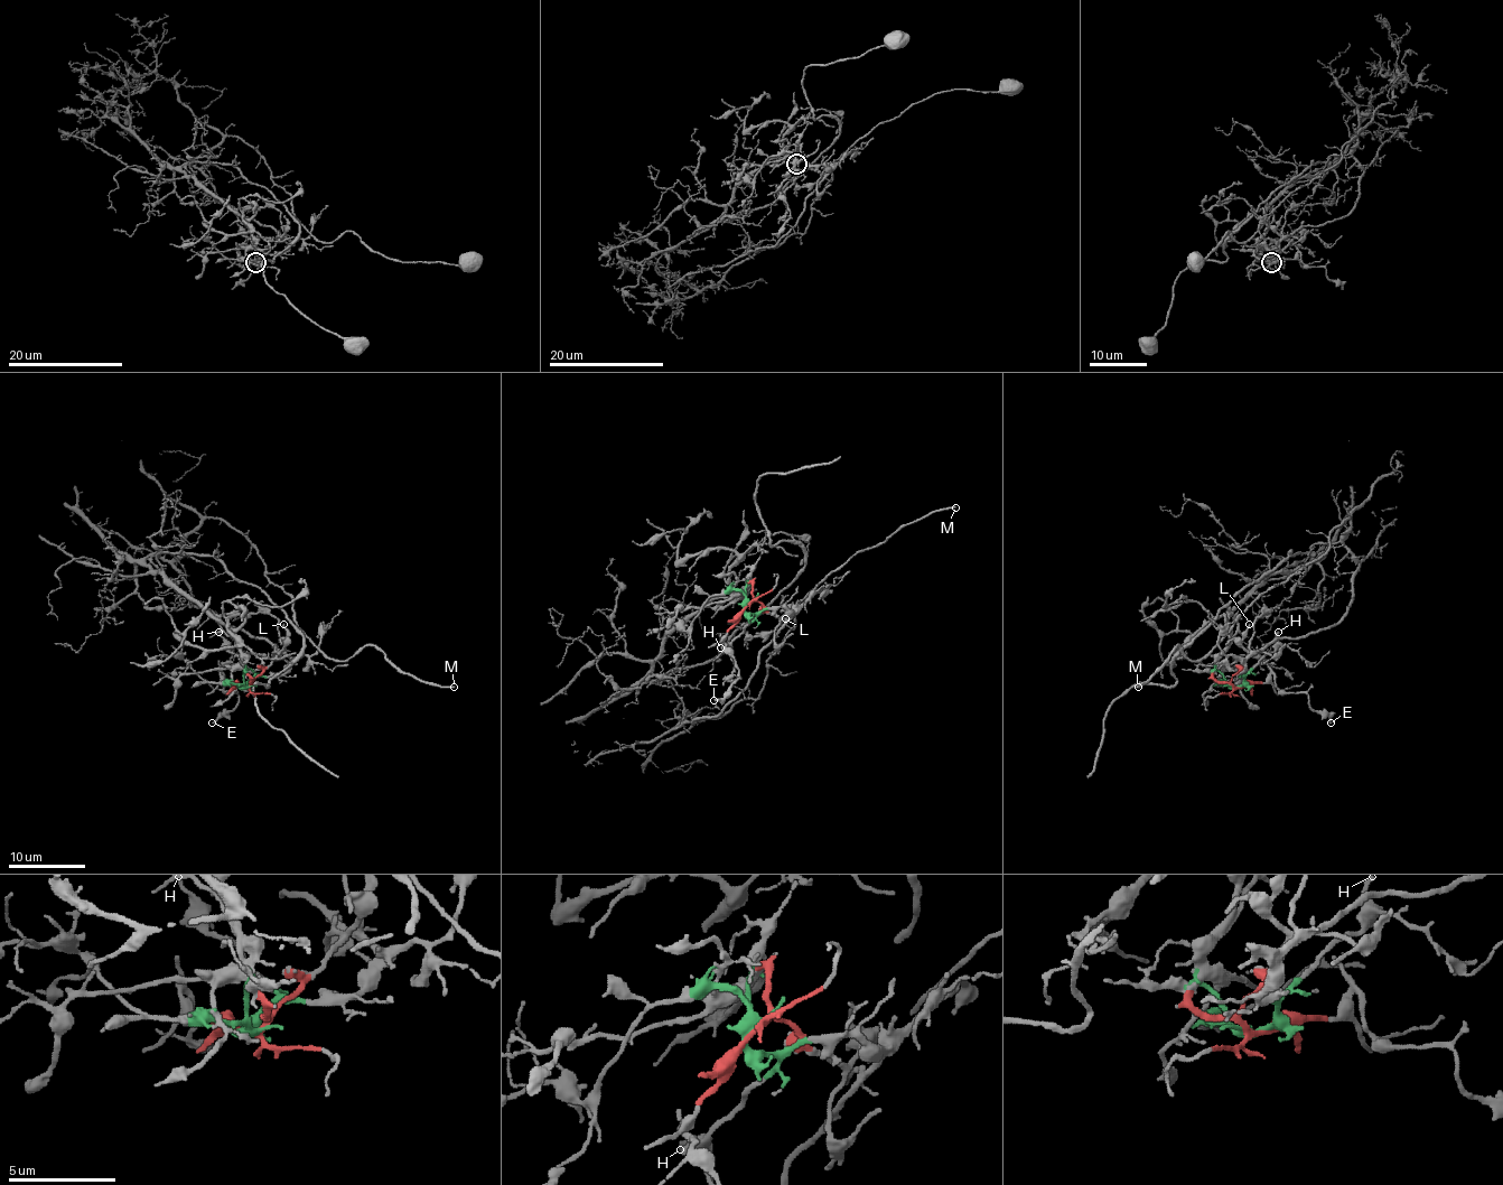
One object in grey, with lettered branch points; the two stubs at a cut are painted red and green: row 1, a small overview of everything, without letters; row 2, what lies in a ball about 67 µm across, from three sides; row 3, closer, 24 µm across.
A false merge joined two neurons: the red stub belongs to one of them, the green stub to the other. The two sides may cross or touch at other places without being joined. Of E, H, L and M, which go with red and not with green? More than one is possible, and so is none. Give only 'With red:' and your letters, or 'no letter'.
With red: E, L

